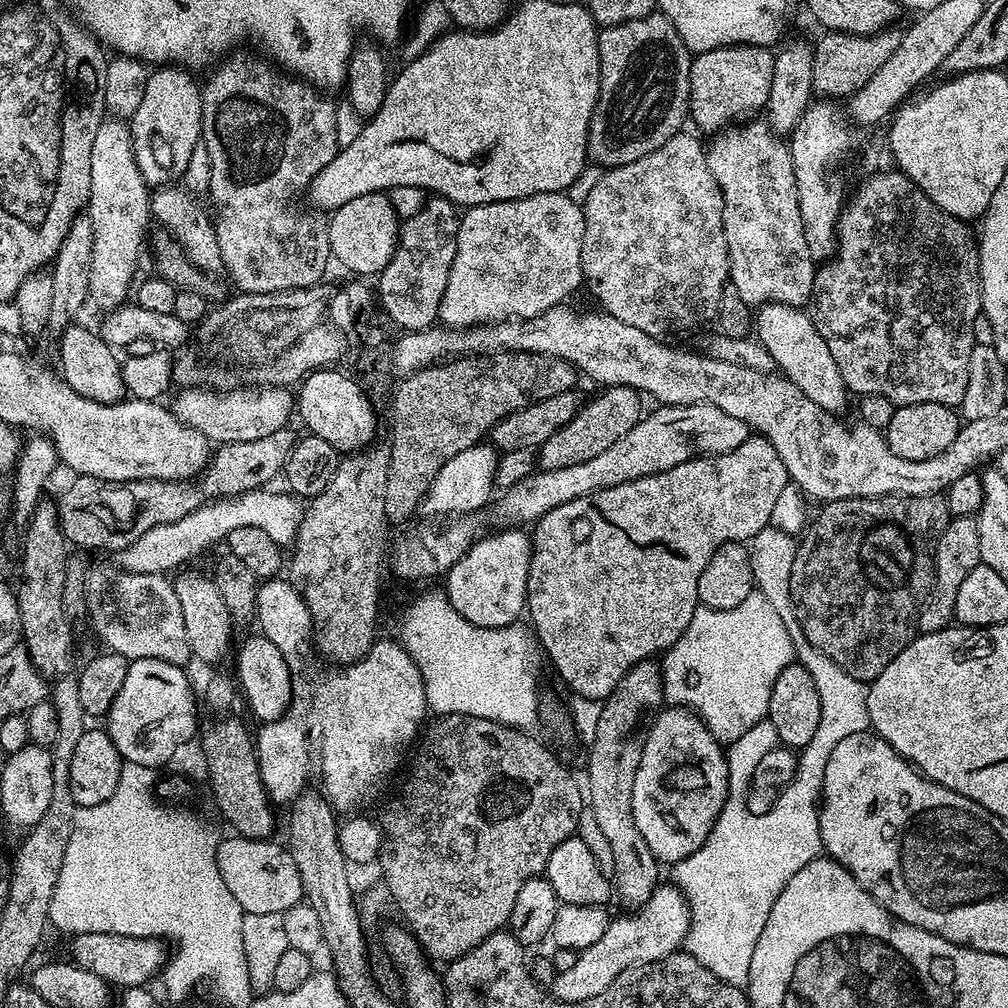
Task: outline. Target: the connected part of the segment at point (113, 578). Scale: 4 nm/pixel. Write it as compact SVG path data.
M107 566L108 568L100 568L94 571L86 582L86 602L88 604L88 612L92 622L92 628L99 640L107 647L105 648L113 655L121 656L125 660L131 662L134 660L160 660L166 661L167 664L174 664L180 667L185 667L187 661L191 661L192 655L189 650L189 642L186 638L185 618L182 615L182 606L179 605L178 594L176 592L173 581L163 573L132 573L120 569L115 566Z

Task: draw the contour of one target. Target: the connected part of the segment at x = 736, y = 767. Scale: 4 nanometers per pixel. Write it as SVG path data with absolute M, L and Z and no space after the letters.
M801 639L794 648L799 663L812 671L816 685L820 688L820 697L824 703L822 722L818 726L818 734L802 749L798 760L796 776L792 785L778 798L774 811L764 816L755 816L748 808L748 787L754 778L754 770L758 770L758 762L778 747L776 728L771 720L759 720L742 738L731 741L727 745L728 757L728 796L724 800L722 810L718 814L715 826L710 830L703 846L685 860L677 860L671 865L671 883L684 893L692 908L692 925L688 931L686 951L706 970L710 970L720 980L743 989L752 979L752 970L756 959L757 948L764 936L764 927L774 910L774 904L782 894L790 880L804 866L817 859L822 852L820 838L820 806L824 790L824 775L834 748L842 742L842 738L865 731L868 723L868 689L865 681L856 680L844 668L840 668L826 654L819 652L810 641Z

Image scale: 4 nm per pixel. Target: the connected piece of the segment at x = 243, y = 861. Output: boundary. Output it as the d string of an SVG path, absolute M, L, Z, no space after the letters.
M237 834L230 836L229 840L214 848L214 855L227 889L234 898L238 898L238 906L242 906L245 914L265 918L276 918L293 911L305 897L302 878L287 847L280 845L279 848L271 839L250 840Z

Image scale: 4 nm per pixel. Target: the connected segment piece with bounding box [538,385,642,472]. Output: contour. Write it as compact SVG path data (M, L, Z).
M626 385L605 387L592 401L581 403L578 414L566 422L538 449L538 464L545 472L562 470L566 466L578 466L582 462L590 462L590 458L598 458L598 454L606 454L610 446L614 446L641 420L641 393Z

